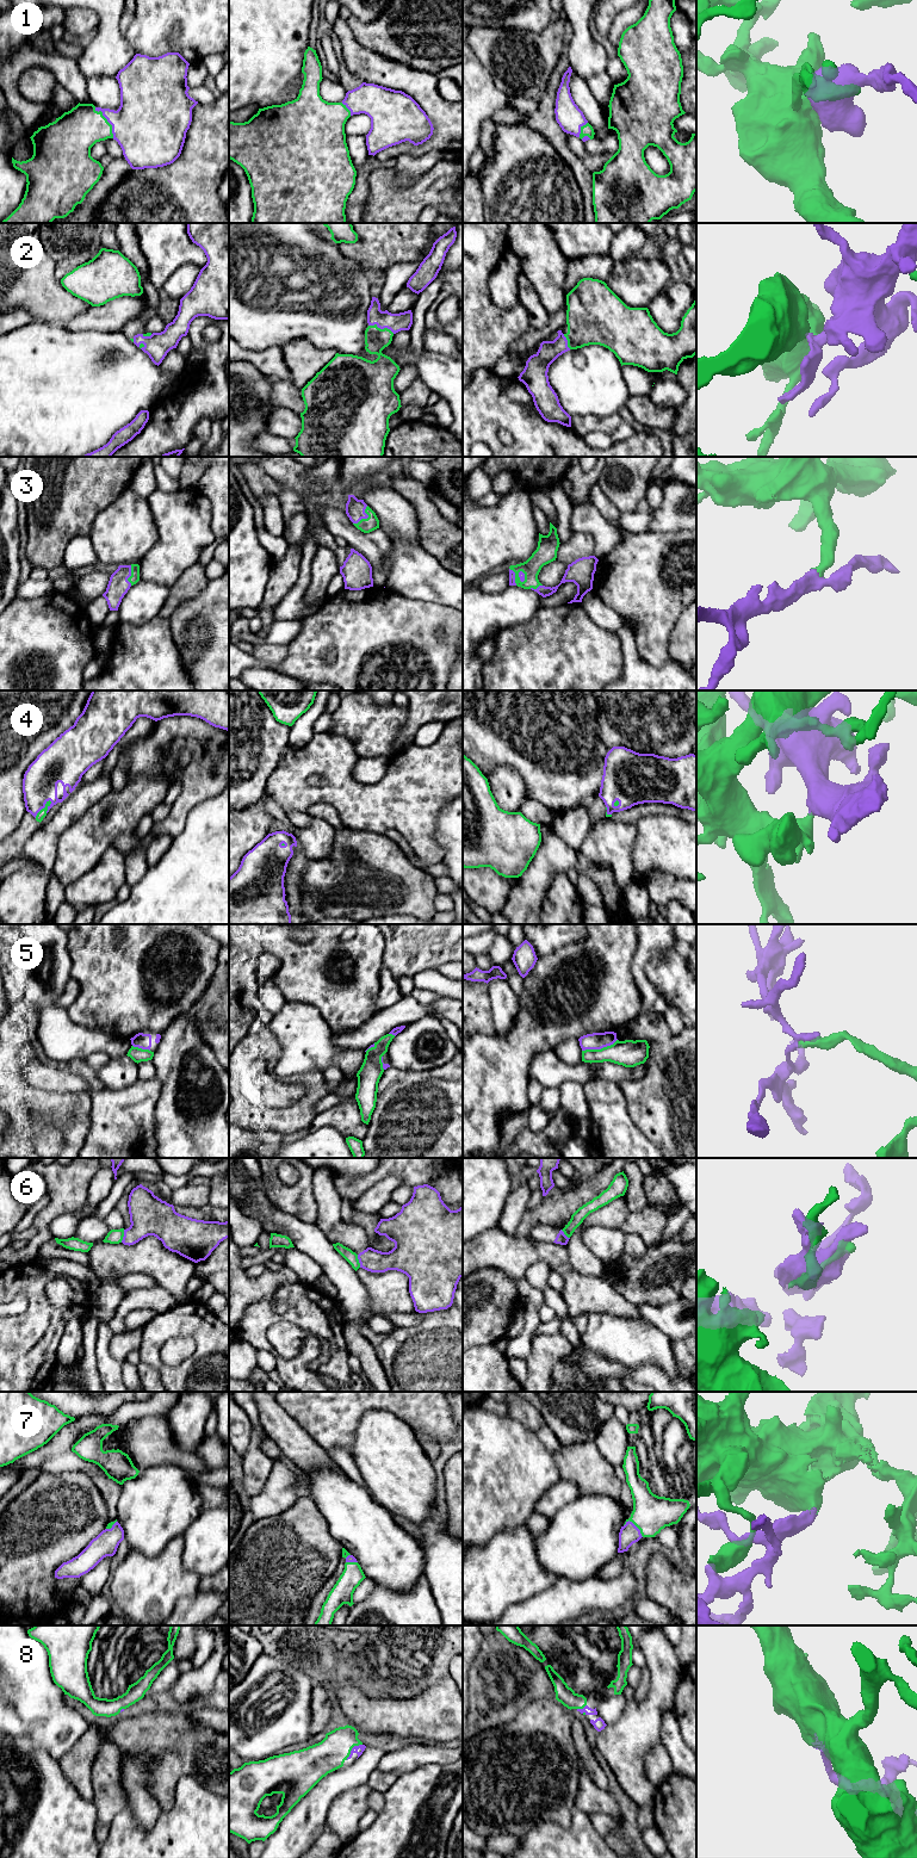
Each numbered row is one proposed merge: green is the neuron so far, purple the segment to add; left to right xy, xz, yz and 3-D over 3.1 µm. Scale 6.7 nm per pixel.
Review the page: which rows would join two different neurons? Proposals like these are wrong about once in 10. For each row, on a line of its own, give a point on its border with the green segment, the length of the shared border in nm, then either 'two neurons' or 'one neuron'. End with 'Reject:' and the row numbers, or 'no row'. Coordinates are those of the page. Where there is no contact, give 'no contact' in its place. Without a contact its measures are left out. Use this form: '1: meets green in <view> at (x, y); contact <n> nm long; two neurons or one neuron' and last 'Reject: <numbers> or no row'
1: meets green in xy at (107, 122); contact 240 nm long; one neuron
2: meets green in xz at (382, 329); contact 190 nm long; one neuron
3: meets green in xz at (365, 519); contact 160 nm long; one neuron
4: meets green in xy at (42, 809); contact 160 nm long; one neuron
5: meets green in yz at (599, 1050); contact 260 nm long; two neurons
6: meets green in xy at (123, 1236); contact 90 nm long; one neuron
7: meets green in yz at (636, 1525); contact 160 nm long; one neuron
8: meets green in xz at (351, 1750); contact 160 nm long; one neuron
Reject: 5

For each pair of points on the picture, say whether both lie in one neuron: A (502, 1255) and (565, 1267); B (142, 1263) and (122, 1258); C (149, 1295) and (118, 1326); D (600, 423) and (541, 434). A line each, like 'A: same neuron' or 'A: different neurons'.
A: same neuron
B: same neuron
C: same neuron
D: different neurons

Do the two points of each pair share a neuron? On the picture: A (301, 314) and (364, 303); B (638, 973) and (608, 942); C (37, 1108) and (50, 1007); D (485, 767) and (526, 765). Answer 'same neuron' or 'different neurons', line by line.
A: same neuron
B: different neurons
C: different neurons
D: same neuron

